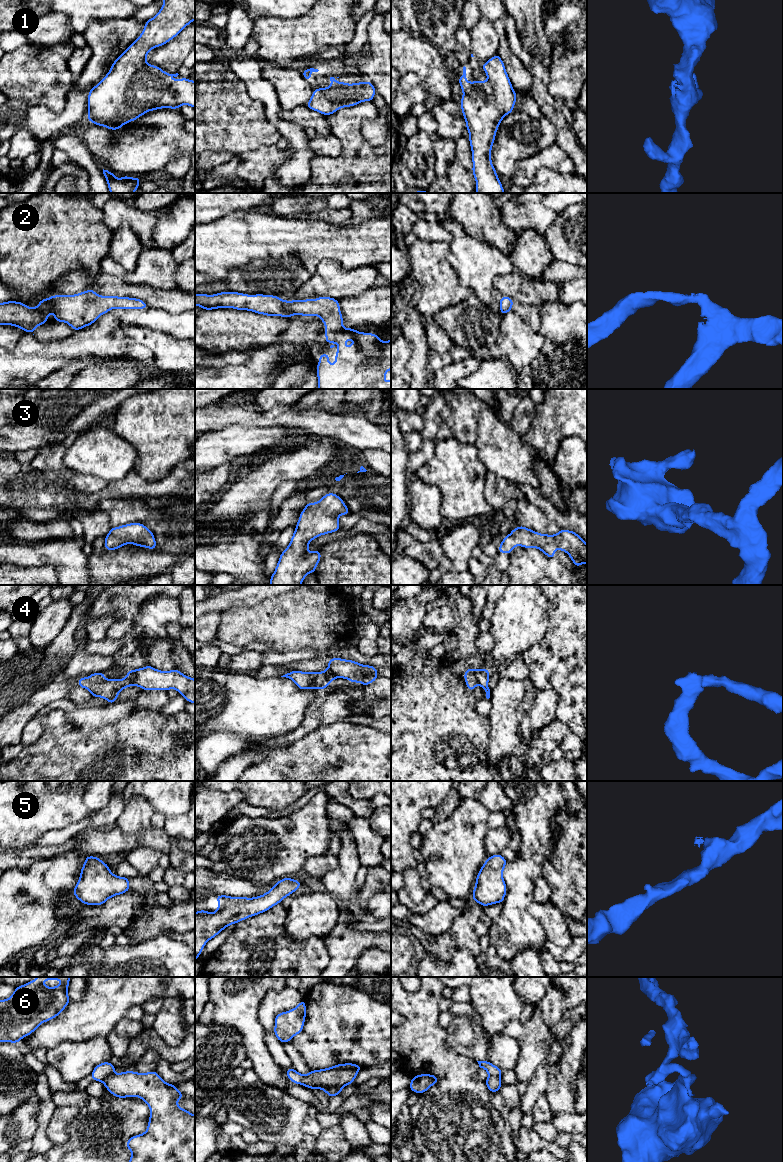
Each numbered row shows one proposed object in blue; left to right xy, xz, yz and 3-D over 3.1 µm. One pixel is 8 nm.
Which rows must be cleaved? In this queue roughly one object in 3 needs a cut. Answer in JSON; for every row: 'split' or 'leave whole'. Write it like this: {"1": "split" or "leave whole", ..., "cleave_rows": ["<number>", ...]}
{"1": "leave whole", "2": "leave whole", "3": "leave whole", "4": "split", "5": "leave whole", "6": "split", "cleave_rows": ["4", "6"]}

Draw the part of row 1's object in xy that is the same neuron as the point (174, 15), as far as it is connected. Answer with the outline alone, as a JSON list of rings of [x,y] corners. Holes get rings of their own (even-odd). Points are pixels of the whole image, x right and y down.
[[[163,0],[163,6],[159,10],[159,12],[151,19],[145,21],[145,26],[143,28],[142,33],[139,37],[129,46],[123,53],[112,63],[110,71],[104,76],[104,78],[100,81],[99,84],[95,85],[90,89],[88,93],[88,118],[87,121],[96,124],[97,126],[103,126],[108,128],[109,130],[119,130],[123,125],[137,120],[140,116],[146,114],[149,111],[170,108],[170,109],[179,109],[182,105],[189,105],[195,108],[195,81],[182,77],[180,80],[172,80],[171,77],[177,77],[179,74],[169,74],[163,71],[160,67],[155,65],[150,65],[146,61],[147,54],[155,47],[160,47],[168,43],[170,40],[175,38],[177,35],[181,33],[181,31],[190,23],[195,20],[195,0]]]

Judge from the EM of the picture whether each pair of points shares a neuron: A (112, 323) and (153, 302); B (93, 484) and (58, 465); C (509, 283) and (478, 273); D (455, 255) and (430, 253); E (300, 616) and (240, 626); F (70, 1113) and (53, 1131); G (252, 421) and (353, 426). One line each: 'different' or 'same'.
A: different
B: same
C: different
D: different
E: same
F: same
G: same

